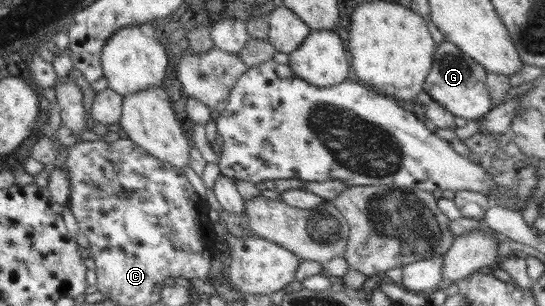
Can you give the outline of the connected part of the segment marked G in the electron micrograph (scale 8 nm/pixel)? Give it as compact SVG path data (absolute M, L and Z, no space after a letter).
M444 40L436 45L432 69L423 84L423 91L454 117L476 120L486 116L493 108L486 88L486 78L487 71L480 64Z

